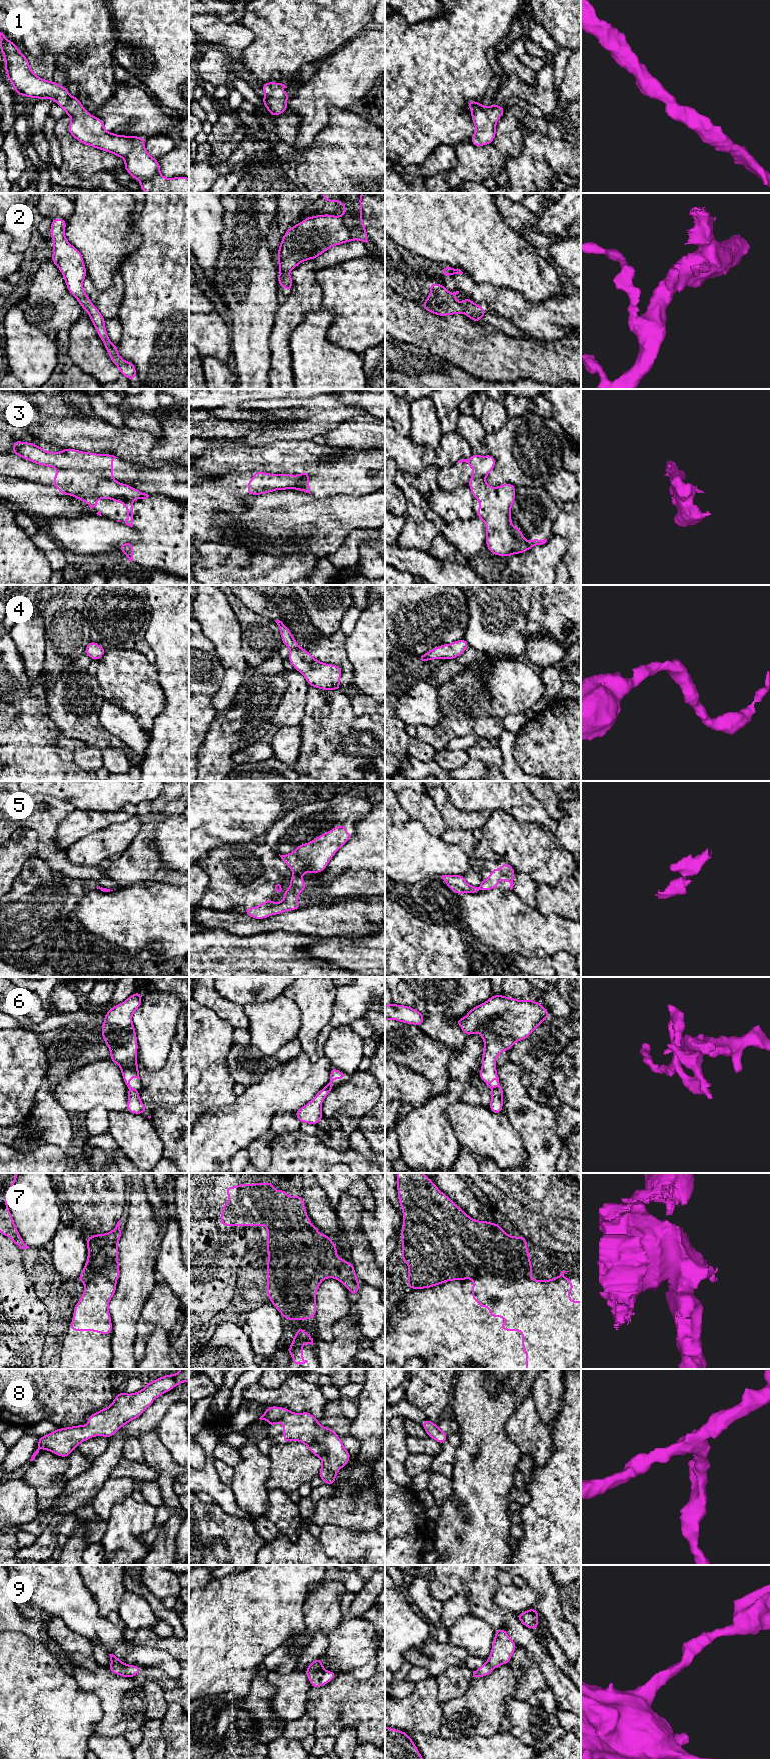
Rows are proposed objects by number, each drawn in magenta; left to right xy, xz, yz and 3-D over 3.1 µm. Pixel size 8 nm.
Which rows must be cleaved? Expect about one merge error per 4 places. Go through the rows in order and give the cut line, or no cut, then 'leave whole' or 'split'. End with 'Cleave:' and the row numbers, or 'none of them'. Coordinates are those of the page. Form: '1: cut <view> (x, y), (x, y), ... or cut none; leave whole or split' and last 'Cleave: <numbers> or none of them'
1: cut none; leave whole
2: cut none; leave whole
3: cut xy (57, 468), (87, 470), (98, 476), (115, 481); split
4: cut none; leave whole
5: cut xz (294, 873), (301, 876); split
6: cut none; leave whole
7: cut none; leave whole
8: cut none; leave whole
9: cut none; leave whole
Cleave: 3, 5

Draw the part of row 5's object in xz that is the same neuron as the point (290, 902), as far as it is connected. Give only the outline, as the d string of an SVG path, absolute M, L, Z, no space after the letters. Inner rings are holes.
M293 874L290 878L290 886L284 892L284 899L281 902L272 902L272 898L255 907L248 907L244 913L254 919L265 919L271 915L278 915L286 911L301 908L298 902L298 895L306 889L306 883L302 881L302 876Z

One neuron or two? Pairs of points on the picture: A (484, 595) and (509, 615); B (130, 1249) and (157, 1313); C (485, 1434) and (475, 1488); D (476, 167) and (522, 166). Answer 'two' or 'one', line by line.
A: one
B: two
C: one
D: two

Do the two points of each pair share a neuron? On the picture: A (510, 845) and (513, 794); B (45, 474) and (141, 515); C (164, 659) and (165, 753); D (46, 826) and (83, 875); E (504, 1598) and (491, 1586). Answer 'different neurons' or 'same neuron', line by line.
A: different neurons
B: same neuron
C: same neuron
D: same neuron
E: different neurons

